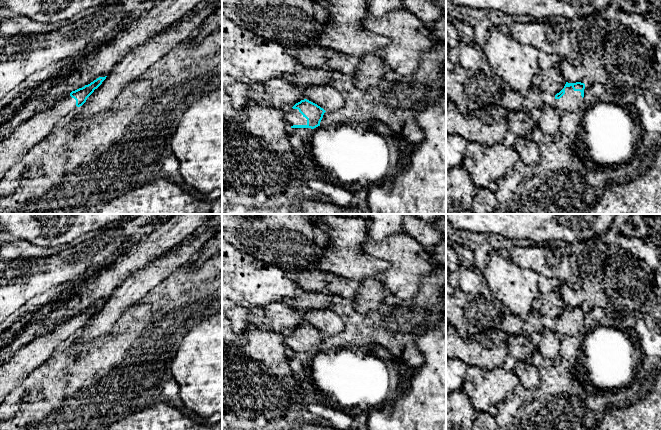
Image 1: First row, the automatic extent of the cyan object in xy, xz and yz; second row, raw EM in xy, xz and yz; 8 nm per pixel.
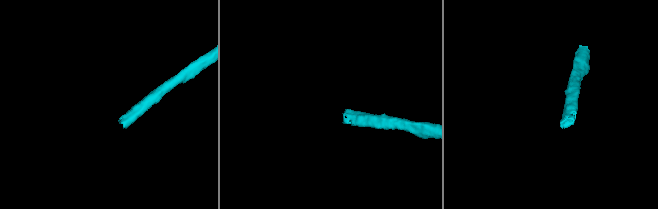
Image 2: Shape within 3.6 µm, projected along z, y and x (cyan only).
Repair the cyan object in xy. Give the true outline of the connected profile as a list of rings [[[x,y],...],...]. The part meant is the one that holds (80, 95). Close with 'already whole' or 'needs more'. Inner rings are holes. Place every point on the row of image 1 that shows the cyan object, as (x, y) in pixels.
[[[99,77],[88,85],[72,91],[52,107],[40,112],[17,126],[12,134],[0,142],[0,180],[20,161],[29,150],[45,139],[59,124],[68,119],[97,89],[105,77]]]; needs more

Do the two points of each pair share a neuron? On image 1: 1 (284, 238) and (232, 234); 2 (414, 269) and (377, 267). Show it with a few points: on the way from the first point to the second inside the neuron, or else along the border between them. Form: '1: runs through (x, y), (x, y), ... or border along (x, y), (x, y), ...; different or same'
1: runs through (271, 235), (245, 234); same
2: border along (368, 254), (385, 259), (390, 266); different

